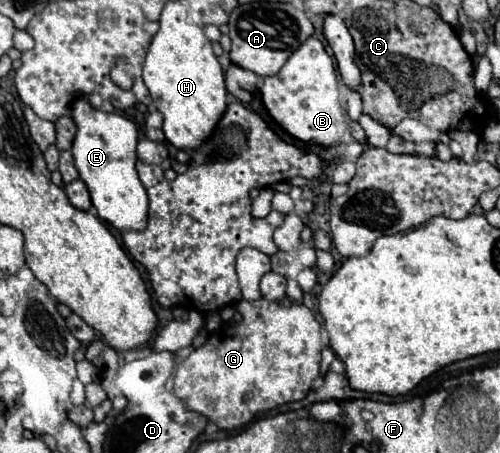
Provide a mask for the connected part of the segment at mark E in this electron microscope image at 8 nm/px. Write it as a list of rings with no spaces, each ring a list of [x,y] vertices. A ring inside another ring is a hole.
[[[85,96],[75,98],[69,114],[75,118],[75,138],[73,138],[73,160],[79,170],[79,178],[87,184],[91,192],[97,216],[117,230],[143,230],[147,224],[147,192],[137,176],[137,125],[121,114],[105,114],[97,110]]]

